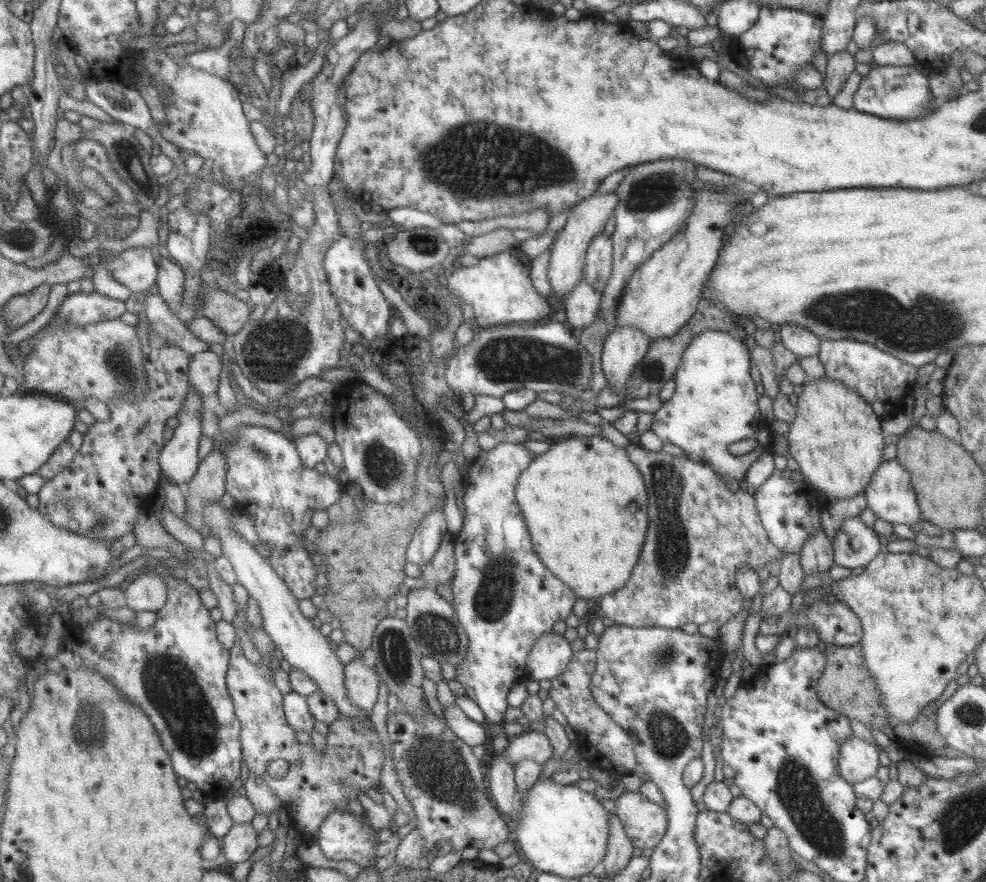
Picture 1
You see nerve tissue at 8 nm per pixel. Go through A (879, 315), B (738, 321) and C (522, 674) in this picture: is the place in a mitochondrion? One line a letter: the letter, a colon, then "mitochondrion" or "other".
A: mitochondrion
B: other
C: other

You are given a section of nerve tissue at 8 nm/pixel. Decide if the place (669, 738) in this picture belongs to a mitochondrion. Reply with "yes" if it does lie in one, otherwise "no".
yes

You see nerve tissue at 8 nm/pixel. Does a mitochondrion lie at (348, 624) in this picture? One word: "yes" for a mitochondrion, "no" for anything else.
no

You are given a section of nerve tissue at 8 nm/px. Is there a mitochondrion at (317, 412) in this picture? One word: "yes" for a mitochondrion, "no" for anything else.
no

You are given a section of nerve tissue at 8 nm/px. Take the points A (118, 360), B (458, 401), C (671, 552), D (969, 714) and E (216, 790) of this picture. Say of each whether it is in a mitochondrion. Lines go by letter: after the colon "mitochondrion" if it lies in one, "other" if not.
A: mitochondrion
B: other
C: mitochondrion
D: mitochondrion
E: other

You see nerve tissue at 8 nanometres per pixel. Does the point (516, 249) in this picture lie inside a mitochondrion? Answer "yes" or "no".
no

